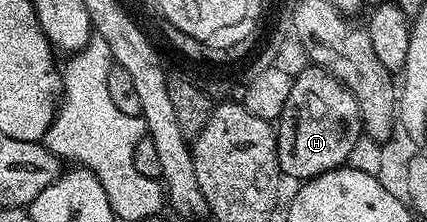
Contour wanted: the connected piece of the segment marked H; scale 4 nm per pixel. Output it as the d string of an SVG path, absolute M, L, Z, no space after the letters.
M306 64L293 79L288 104L284 104L282 117L276 123L279 171L285 177L287 174L290 178L305 180L345 167L356 140L364 134L356 96L321 66Z

